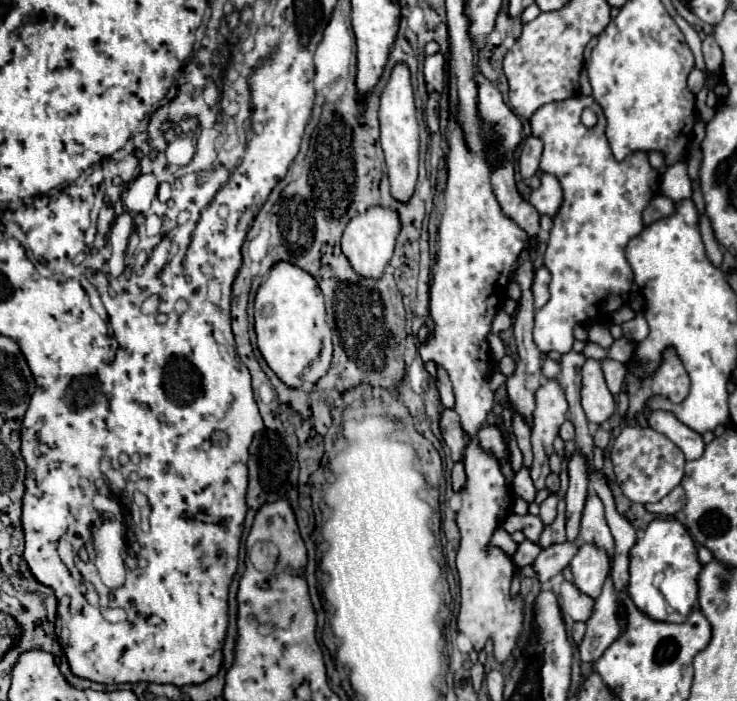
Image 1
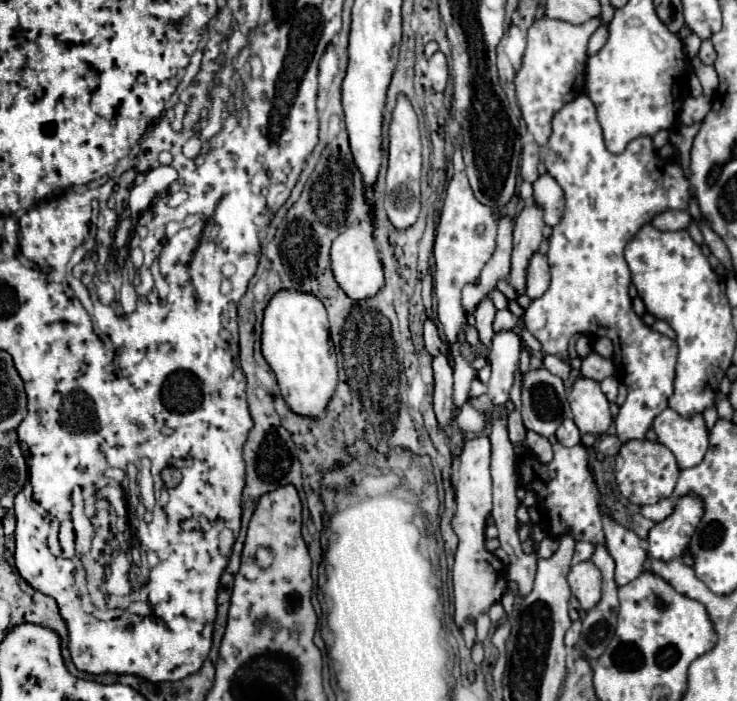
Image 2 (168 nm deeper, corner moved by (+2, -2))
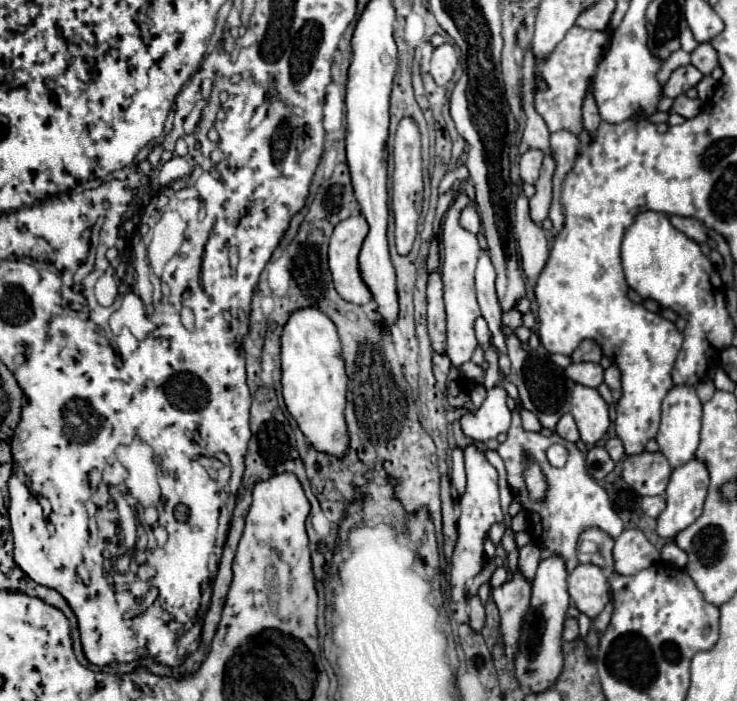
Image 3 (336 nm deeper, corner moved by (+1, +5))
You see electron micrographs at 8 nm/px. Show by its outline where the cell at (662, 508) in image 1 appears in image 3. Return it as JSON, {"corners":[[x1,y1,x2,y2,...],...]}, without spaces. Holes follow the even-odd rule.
{"corners":[[657,495,657,497,643,497,641,499,641,509,645,511,645,515,649,517,659,517,661,511,665,509,665,495]]}

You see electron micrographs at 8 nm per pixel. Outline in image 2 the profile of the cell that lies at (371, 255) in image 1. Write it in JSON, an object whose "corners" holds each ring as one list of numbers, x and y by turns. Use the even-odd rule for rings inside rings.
{"corners":[[350,226,332,242,330,266,332,266,332,274,338,282,338,286,356,302,376,296,376,292,382,288,384,276,382,276,382,264,378,258,378,246,376,246,376,240,372,238,372,234,364,228,354,230,354,226]]}

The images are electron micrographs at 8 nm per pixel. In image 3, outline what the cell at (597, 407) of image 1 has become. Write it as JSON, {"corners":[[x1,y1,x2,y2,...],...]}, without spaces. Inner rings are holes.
{"corners":[[575,385,570,392,571,415,581,433,581,441,597,443,609,429,609,405,597,389]]}

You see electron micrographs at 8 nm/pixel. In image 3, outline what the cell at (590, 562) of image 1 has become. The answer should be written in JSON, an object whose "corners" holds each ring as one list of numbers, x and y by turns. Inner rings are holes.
{"corners":[[593,563,577,565,569,573,569,595,581,613,593,619,601,607,605,607,609,583,601,567]]}

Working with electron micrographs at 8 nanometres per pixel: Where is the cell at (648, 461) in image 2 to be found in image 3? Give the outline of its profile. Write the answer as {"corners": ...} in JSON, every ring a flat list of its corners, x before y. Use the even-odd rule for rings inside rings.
{"corners":[[641,451,637,455,625,455,623,479,637,495,663,495,671,479,673,467,661,451]]}

